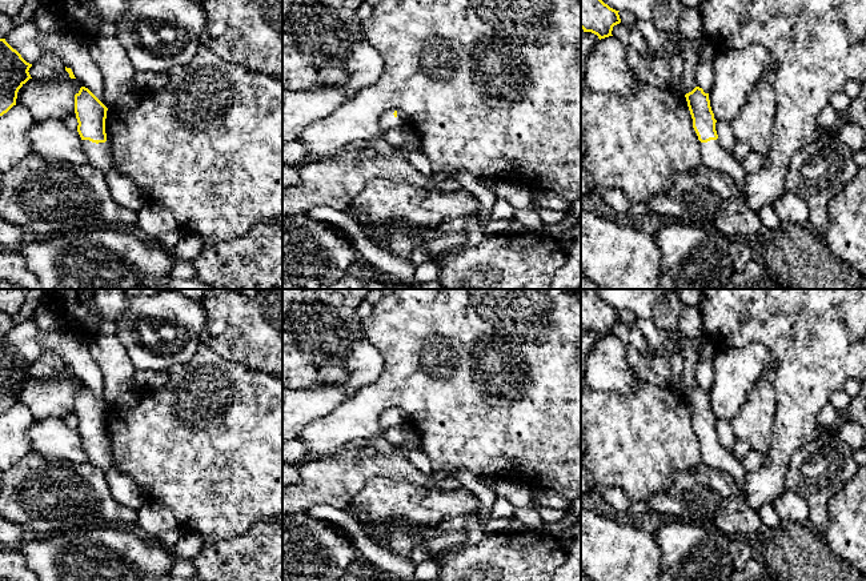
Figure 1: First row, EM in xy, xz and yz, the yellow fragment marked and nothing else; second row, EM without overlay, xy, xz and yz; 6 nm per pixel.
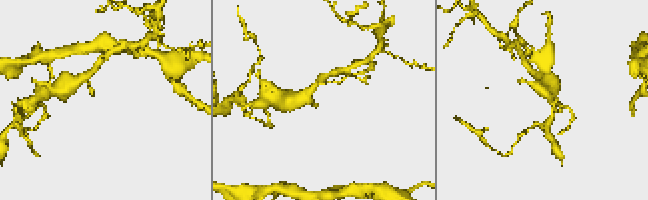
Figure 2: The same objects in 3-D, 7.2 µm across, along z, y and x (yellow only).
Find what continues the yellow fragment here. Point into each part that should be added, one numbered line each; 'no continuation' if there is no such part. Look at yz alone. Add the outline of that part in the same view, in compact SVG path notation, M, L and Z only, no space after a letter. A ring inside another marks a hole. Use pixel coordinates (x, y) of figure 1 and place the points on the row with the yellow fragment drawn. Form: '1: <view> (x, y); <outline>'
1: yz (714, 156); M717 140L701 143L702 167L725 172L733 177L738 189L743 195L746 172L742 163L729 153Z

